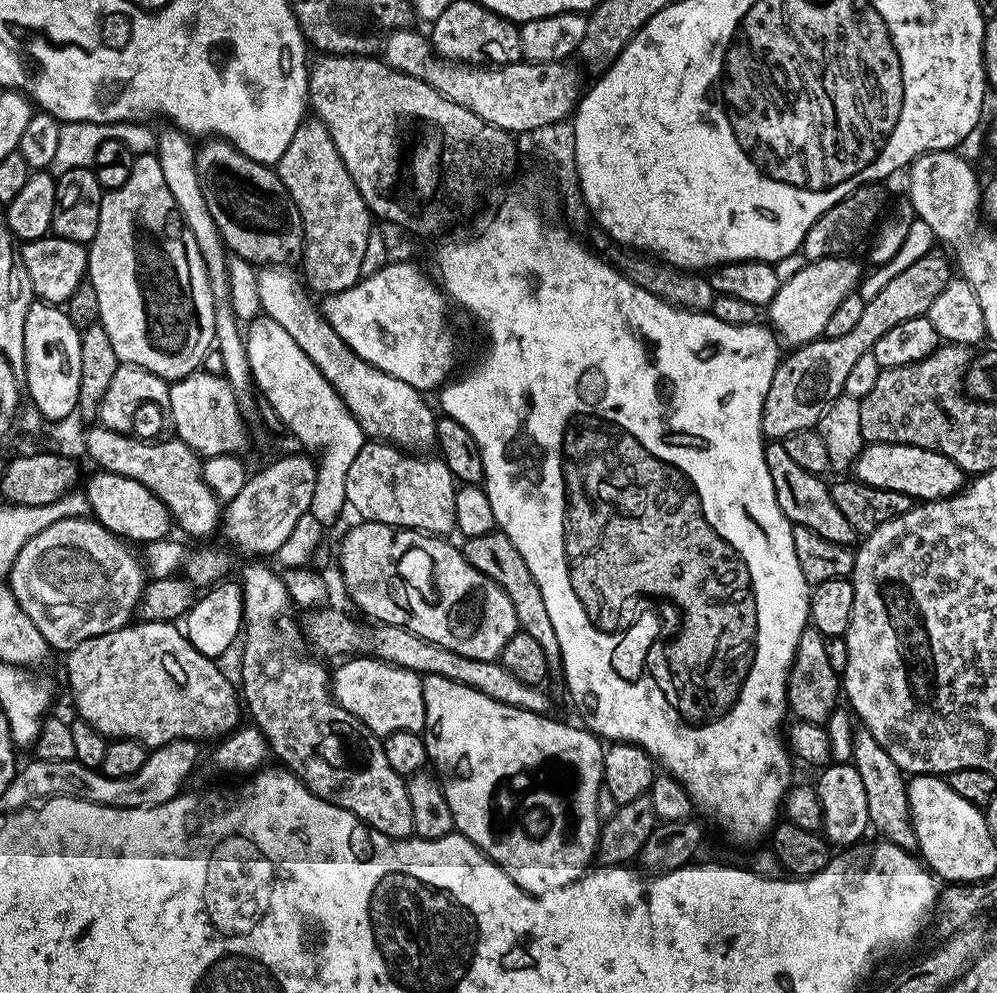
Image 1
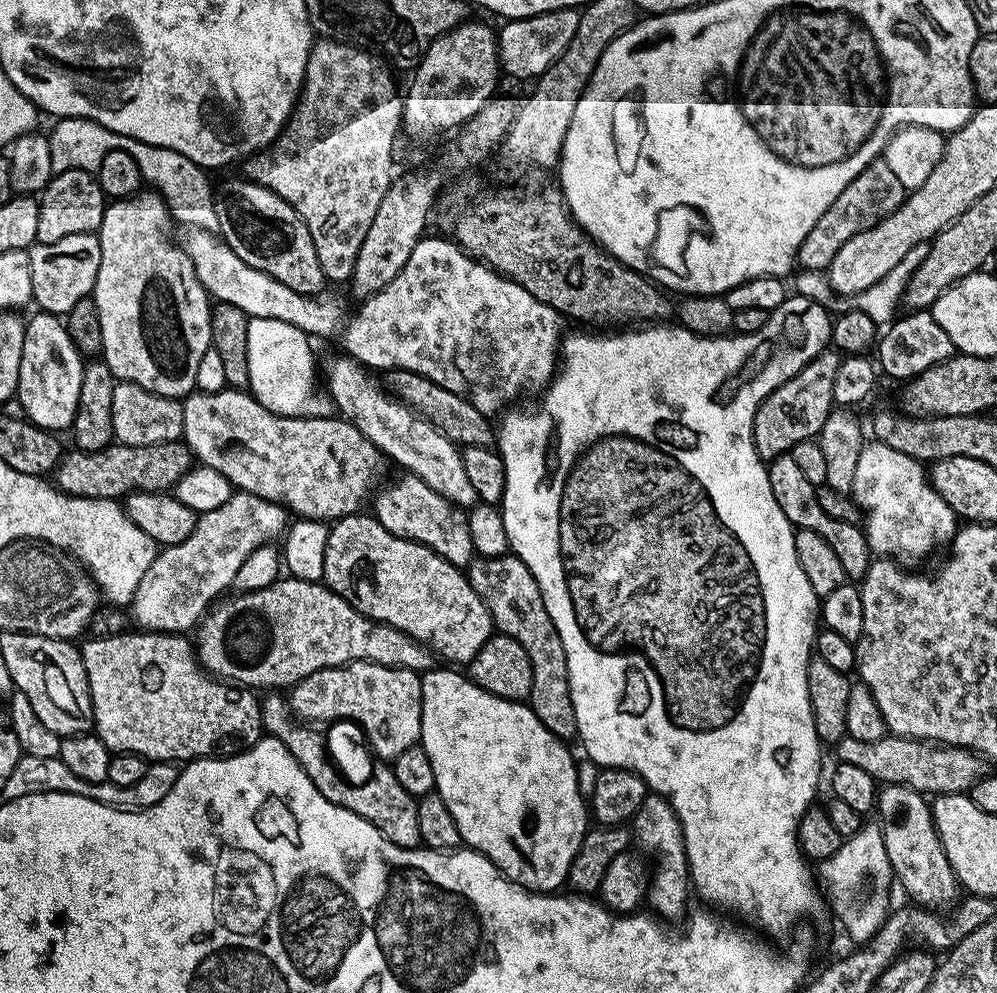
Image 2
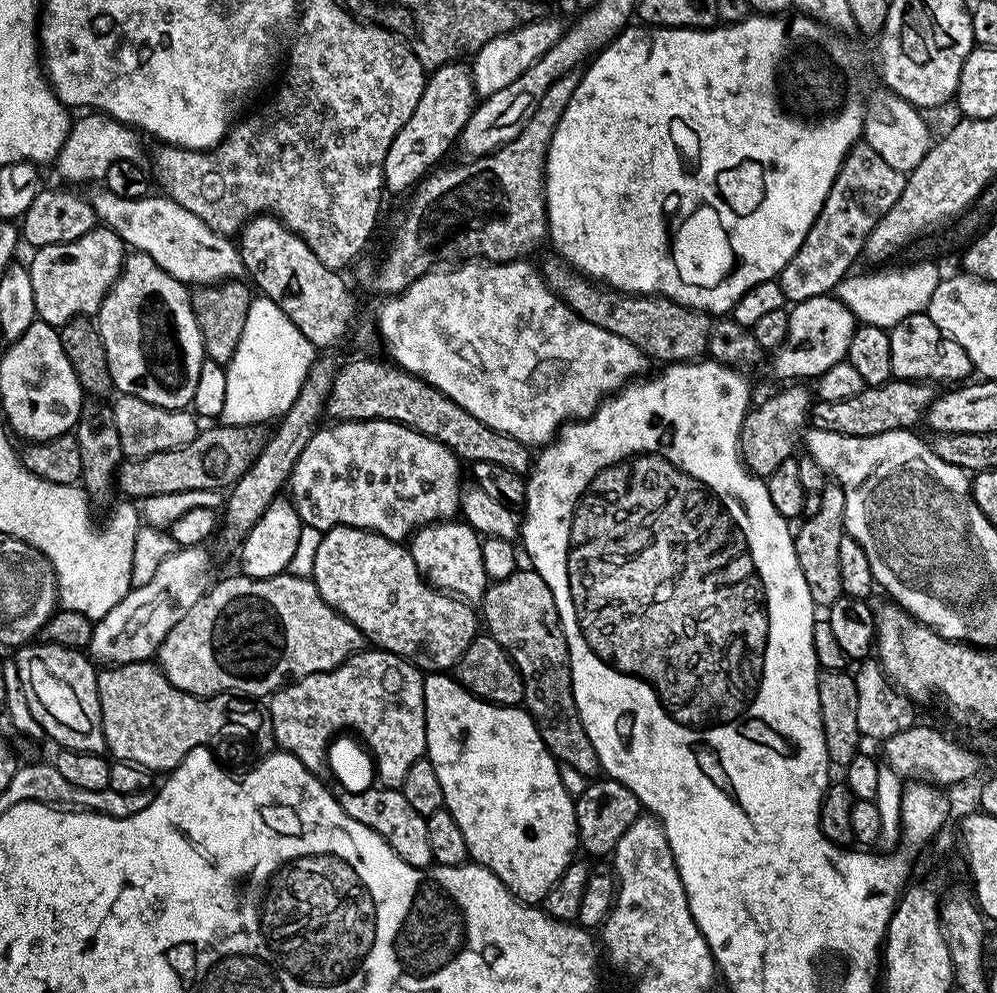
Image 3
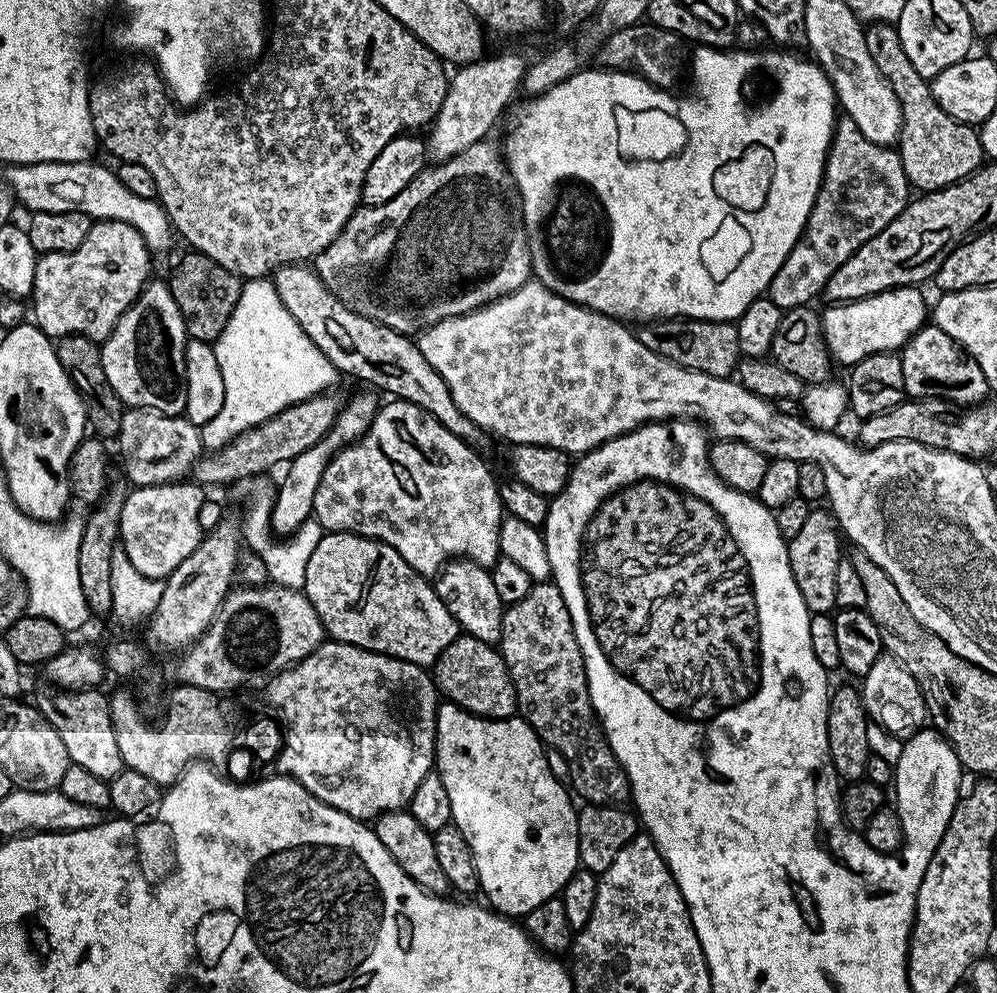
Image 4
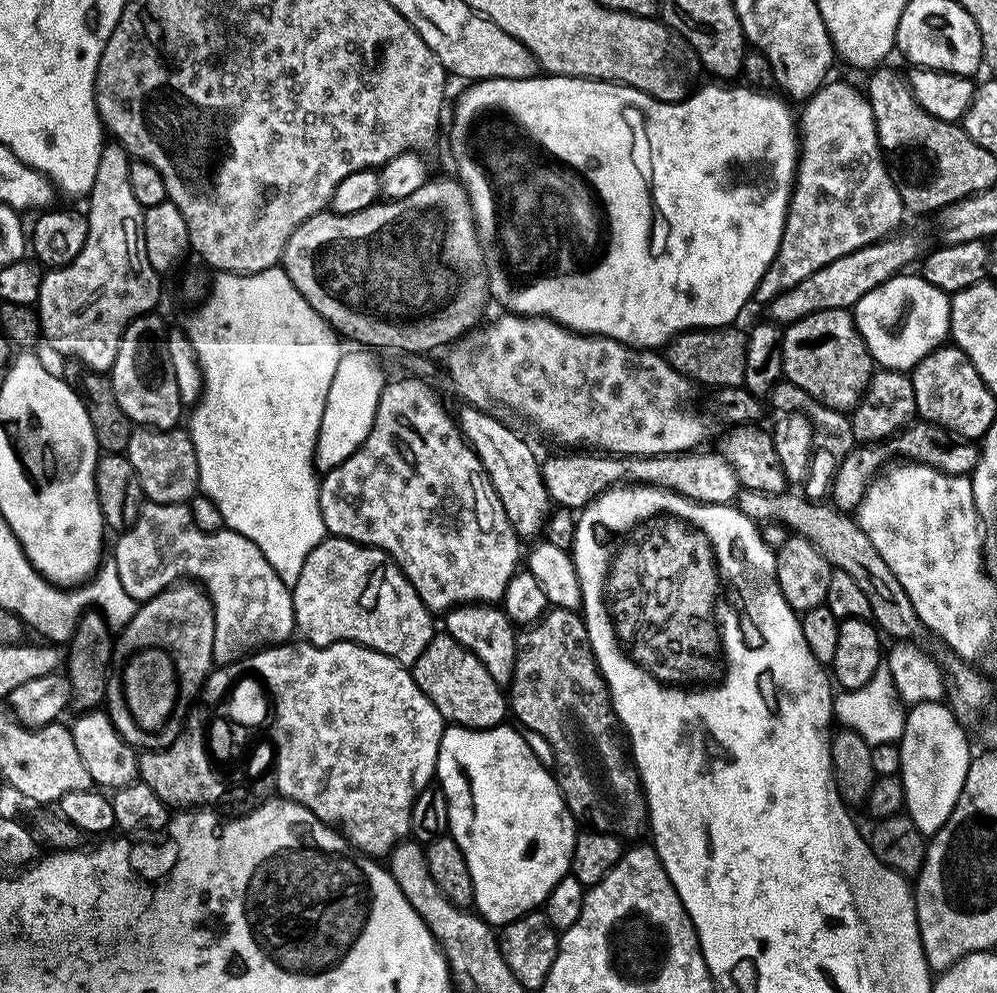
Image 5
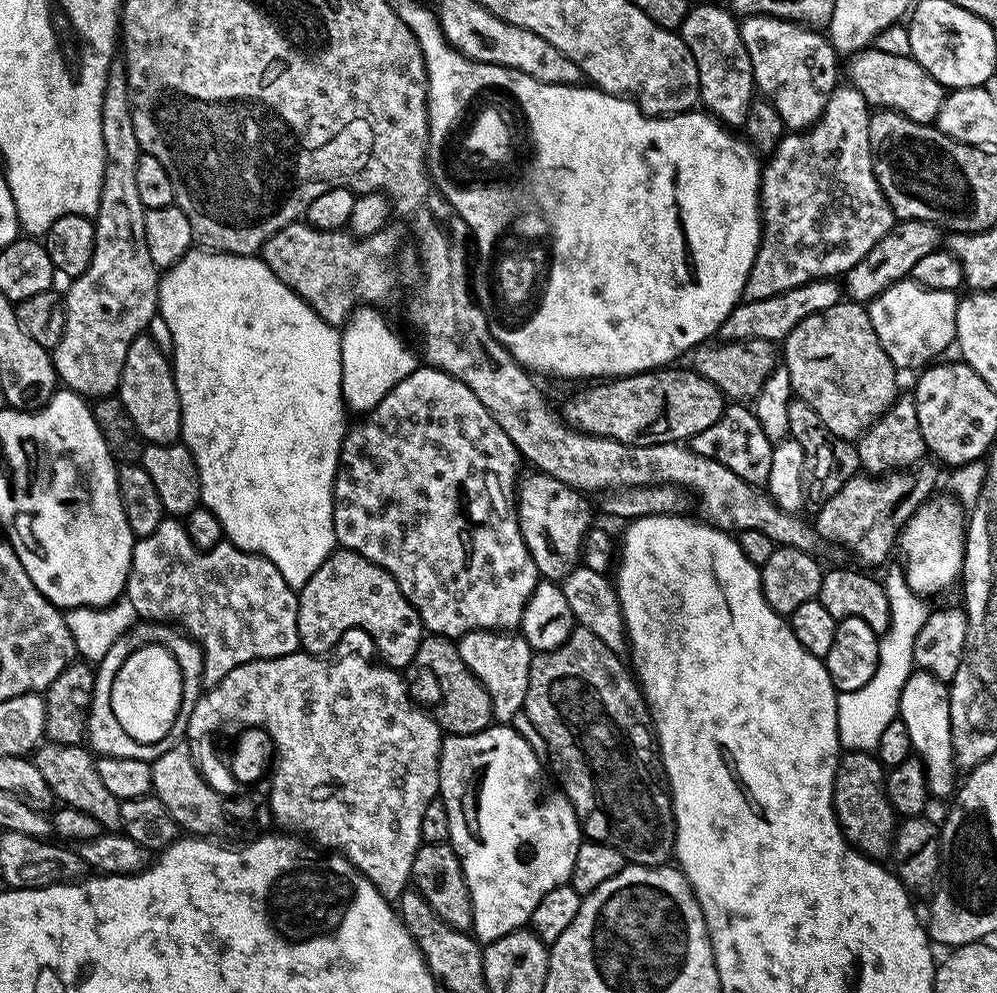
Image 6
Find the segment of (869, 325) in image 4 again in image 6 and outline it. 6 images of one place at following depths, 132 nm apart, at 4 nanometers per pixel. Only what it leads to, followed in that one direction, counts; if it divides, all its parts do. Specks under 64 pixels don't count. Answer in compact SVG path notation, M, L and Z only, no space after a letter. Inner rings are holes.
M909 278L882 290L882 294L869 300L866 307L870 326L874 326L874 334L878 334L878 342L882 342L882 350L886 350L892 365L897 370L920 370L943 357L940 355L948 347L953 347L956 339L957 303L956 292L926 290Z

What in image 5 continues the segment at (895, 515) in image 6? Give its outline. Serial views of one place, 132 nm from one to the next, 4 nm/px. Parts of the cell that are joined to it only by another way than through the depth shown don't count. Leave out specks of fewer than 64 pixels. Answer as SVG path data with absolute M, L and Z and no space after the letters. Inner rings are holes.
M923 418L917 419L883 443L868 442L863 446L853 448L850 454L846 454L842 466L838 466L838 474L833 478L830 489L831 503L835 504L840 511L849 514L855 513L866 490L885 463L884 448L888 452L897 452L900 455L897 457L903 458L905 461L929 464L932 468L945 472L948 476L968 476L976 469L976 463L980 460L980 448L973 441L959 436L949 428L942 427L941 424L932 424Z

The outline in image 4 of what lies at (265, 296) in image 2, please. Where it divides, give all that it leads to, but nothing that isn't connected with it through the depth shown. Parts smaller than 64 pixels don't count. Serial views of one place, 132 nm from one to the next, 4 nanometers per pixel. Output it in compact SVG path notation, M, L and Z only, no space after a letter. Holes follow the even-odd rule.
M91 159L82 162L38 162L37 164L13 164L5 167L3 183L12 187L17 205L33 212L81 212L97 220L121 220L126 226L134 226L153 253L164 252L174 241L174 229L164 213L159 200L138 198L130 194L117 178L115 171L104 164L92 164Z

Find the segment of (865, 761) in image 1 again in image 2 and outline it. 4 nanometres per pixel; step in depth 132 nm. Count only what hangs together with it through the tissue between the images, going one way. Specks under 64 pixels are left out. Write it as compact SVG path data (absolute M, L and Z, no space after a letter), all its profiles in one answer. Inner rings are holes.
M885 784L879 789L874 808L877 813L880 811L878 823L895 883L904 887L913 905L933 910L951 909L962 889L950 866L950 858L946 858L946 850L932 817L932 805L925 793L910 786Z

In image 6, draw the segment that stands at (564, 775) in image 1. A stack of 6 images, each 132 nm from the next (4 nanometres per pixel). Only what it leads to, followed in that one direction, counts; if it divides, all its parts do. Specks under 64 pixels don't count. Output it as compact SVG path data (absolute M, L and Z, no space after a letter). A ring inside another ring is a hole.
M493 726L469 736L448 734L443 737L440 745L440 790L438 796L446 806L446 814L450 814L448 840L453 850L460 856L460 865L468 883L472 899L471 931L477 941L487 942L494 938L502 938L502 934L510 934L516 928L525 927L531 921L534 906L538 906L538 902L543 896L550 894L550 890L554 890L558 885L571 881L574 870L574 854L578 854L578 846L582 842L580 823L576 820L571 802L564 797L564 793L560 791L559 787L550 783L550 780L550 785L548 785L547 779L549 780L549 777L546 775L545 765L534 754L534 750L530 750L530 746L526 746L526 742L511 726Z

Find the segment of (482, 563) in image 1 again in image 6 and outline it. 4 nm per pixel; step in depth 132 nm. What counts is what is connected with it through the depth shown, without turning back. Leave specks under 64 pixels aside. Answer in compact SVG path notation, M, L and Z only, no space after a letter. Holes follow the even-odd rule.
M577 626L570 634L570 638L566 638L566 642L562 642L562 646L549 652L538 652L533 655L530 662L530 686L526 686L526 702L523 711L530 718L530 722L534 722L538 734L542 734L542 738L546 742L547 763L550 765L551 775L554 780L554 775L556 775L555 783L564 793L564 797L571 802L576 820L580 823L581 833L587 839L614 846L622 853L625 861L633 864L664 866L673 859L676 847L676 823L672 820L672 798L663 775L648 776L648 767L654 764L654 732L650 727L648 704L644 700L644 693L641 692L635 675L629 671L626 664L626 669L624 669L624 664L620 659L621 657L617 653L610 650L610 646L606 646L606 642L602 642L602 638L598 638L598 634L594 634L589 628Z

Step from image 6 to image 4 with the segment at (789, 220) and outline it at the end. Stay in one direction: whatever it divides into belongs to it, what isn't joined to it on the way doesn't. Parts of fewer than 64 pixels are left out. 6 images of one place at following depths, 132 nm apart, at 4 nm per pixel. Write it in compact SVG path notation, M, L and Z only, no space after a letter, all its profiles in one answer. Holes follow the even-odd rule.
M841 115L832 130L832 144L828 147L828 156L824 160L824 177L806 226L798 242L794 242L790 254L786 254L786 262L778 266L778 274L774 274L768 284L767 299L772 300L774 306L782 310L811 305L812 299L823 293L826 282L830 282L830 274L834 274L834 270L838 270L838 266L842 266L842 262L846 262L846 258L850 258L854 250L870 242L874 234L878 234L891 220L898 218L909 199L910 185L900 161L899 151L892 146L870 142L870 138L866 138L866 134L858 130L854 118Z

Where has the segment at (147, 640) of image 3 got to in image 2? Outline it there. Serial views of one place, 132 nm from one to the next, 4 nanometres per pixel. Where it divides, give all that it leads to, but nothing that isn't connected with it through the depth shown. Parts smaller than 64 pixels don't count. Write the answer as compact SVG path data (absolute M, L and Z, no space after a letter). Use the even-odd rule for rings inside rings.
M233 491L230 499L222 502L218 510L210 510L197 519L194 534L190 534L186 542L169 544L157 551L150 570L146 570L146 578L142 578L138 590L132 595L130 616L135 627L146 632L177 634L187 633L187 628L195 629L214 602L219 601L229 591L228 587L231 589L235 585L242 562L246 562L246 558L250 558L250 554L263 544L275 541L275 536L279 537L285 531L289 520L290 516L284 505L275 504L272 500L249 492Z

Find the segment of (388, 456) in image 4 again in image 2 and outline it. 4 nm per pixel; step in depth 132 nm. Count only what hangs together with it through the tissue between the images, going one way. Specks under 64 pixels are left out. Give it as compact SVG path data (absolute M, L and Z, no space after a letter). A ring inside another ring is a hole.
M225 387L223 391L214 393L196 390L193 391L192 395L183 397L182 403L184 405L184 434L182 440L183 443L187 444L188 449L191 450L193 457L203 467L218 470L218 474L226 474L226 478L232 483L233 489L261 496L267 500L272 500L275 504L282 504L289 513L295 514L297 517L305 520L335 522L344 516L355 516L363 509L360 507L363 506L364 499L368 495L369 499L377 491L378 485L381 483L380 475L384 472L384 464L386 465L384 453L378 451L374 446L374 442L370 442L370 438L366 438L366 434L362 434L362 430L358 430L358 426L354 426L349 420L337 418L335 415L332 415L333 417L308 416L304 414L299 416L279 416L270 410L266 410L266 406L259 404L252 396L251 391L237 390L232 387Z

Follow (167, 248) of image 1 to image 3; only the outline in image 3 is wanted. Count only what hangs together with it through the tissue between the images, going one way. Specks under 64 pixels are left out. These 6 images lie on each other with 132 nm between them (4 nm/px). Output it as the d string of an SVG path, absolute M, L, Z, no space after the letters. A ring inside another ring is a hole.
M137 251L125 255L120 276L112 283L100 307L98 327L106 346L106 358L110 362L112 386L117 393L142 398L142 402L154 402L154 406L163 408L187 409L193 403L206 359L202 334L191 308L189 289L180 280L166 274L166 270L162 270L154 258Z

